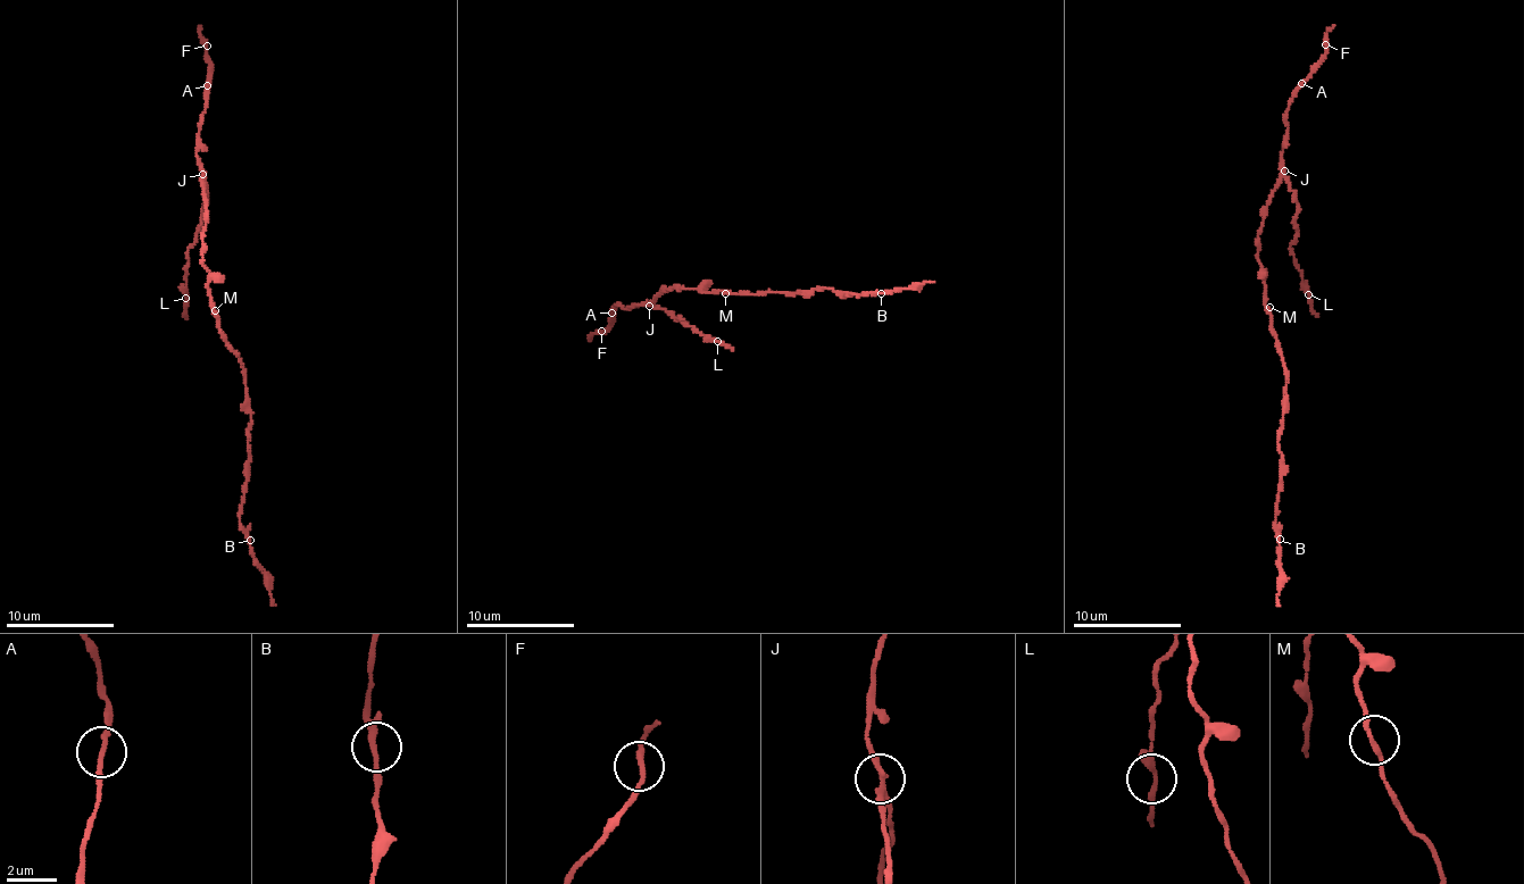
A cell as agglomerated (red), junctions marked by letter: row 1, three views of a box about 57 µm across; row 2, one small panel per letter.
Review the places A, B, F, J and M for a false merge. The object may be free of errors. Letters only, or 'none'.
J

